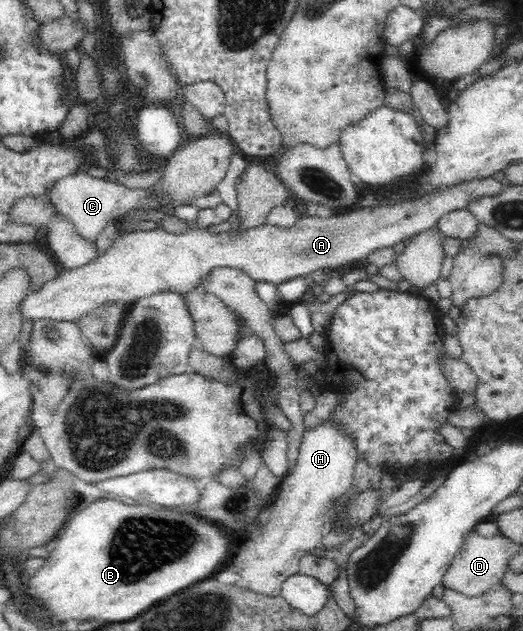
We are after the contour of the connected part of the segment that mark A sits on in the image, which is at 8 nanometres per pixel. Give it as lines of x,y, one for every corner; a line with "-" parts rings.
493,177
471,179
454,186
443,187
438,192
429,192
419,199
395,203
394,206
375,206
373,210
355,211
354,214
344,215
342,218
301,216
293,227
275,227
265,223
261,227
253,227
247,231
237,229
234,232
211,234
207,228
198,228
177,235
161,228
148,231
133,230
133,233
117,235
108,250
100,256
97,254
87,265
77,269
63,269
55,280
50,280
40,290
27,294
21,302
19,313
22,319
31,319
31,321
45,318
53,321
76,321
101,304
121,302
131,305
138,299
155,295
160,291
171,291
183,296
201,285
203,277
207,277
215,267
239,269
253,281
279,285
297,277
310,275
309,273
317,269
335,270
351,261
365,259
383,247
400,247
402,240
435,226
437,219
445,213
465,208
472,199
497,195
505,187
507,185
501,184

